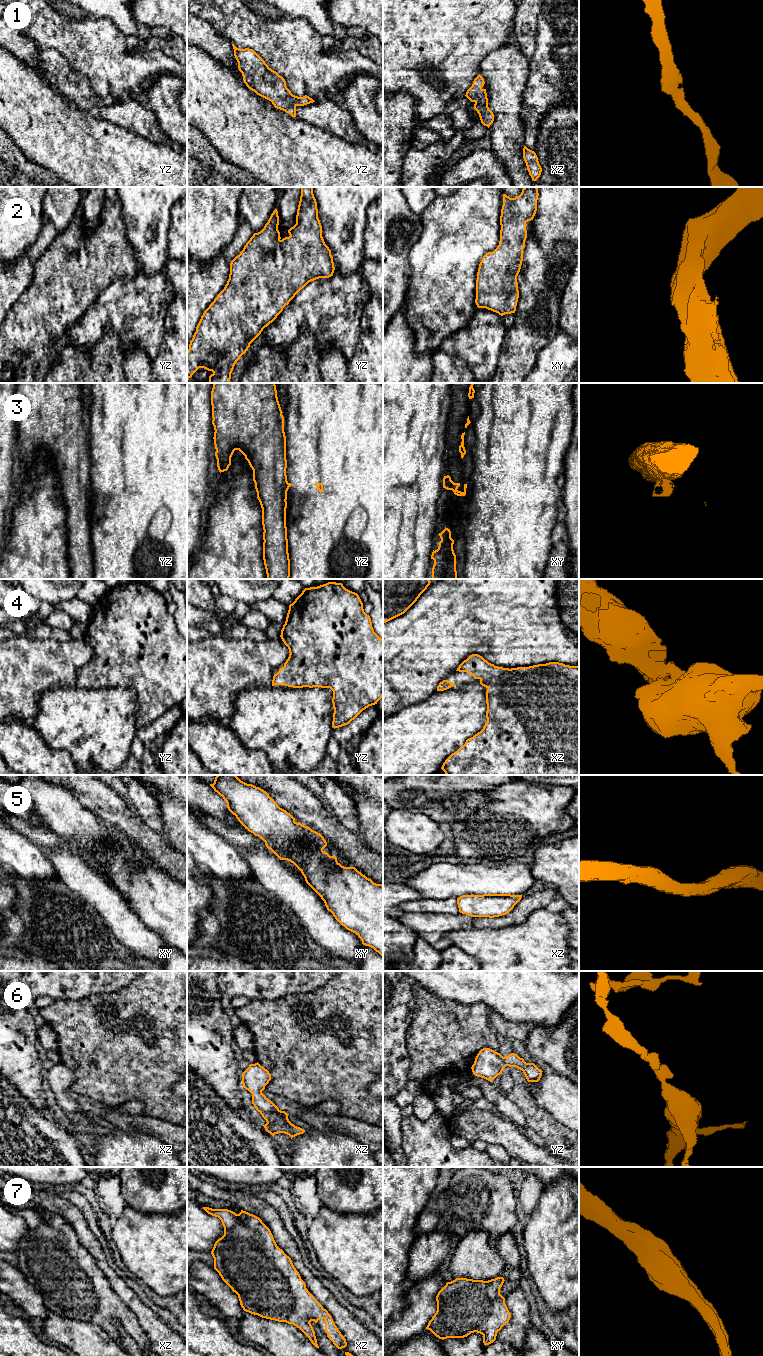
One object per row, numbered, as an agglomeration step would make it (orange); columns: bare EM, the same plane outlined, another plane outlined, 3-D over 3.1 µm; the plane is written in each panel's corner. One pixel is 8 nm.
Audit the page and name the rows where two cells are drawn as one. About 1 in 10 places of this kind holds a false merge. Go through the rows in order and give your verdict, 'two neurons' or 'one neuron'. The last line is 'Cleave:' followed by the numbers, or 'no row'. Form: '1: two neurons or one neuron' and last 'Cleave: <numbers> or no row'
1: one neuron
2: one neuron
3: two neurons
4: one neuron
5: two neurons
6: one neuron
7: one neuron
Cleave: 3, 5

